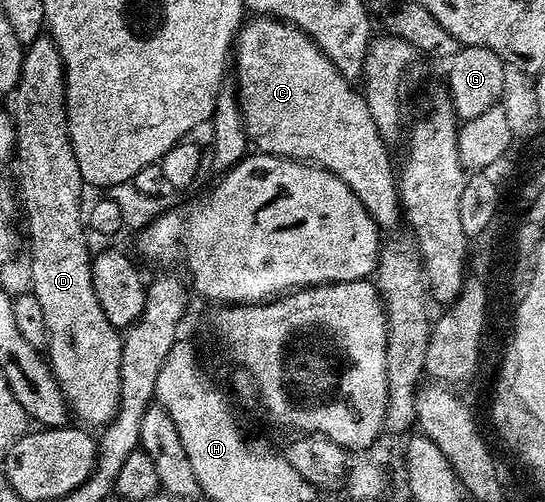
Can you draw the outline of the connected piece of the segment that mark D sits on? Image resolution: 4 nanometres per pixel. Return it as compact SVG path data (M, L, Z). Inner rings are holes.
M50 35L36 38L26 45L23 58L23 125L17 128L17 148L23 151L23 196L27 199L27 216L31 219L31 280L36 298L45 310L45 318L51 330L49 363L51 371L59 379L59 385L70 407L83 420L106 426L119 413L121 398L121 366L123 365L123 341L120 329L114 328L99 296L95 293L95 275L92 272L93 252L87 249L85 228L85 181L71 145L71 125L67 122L67 73L59 47Z

